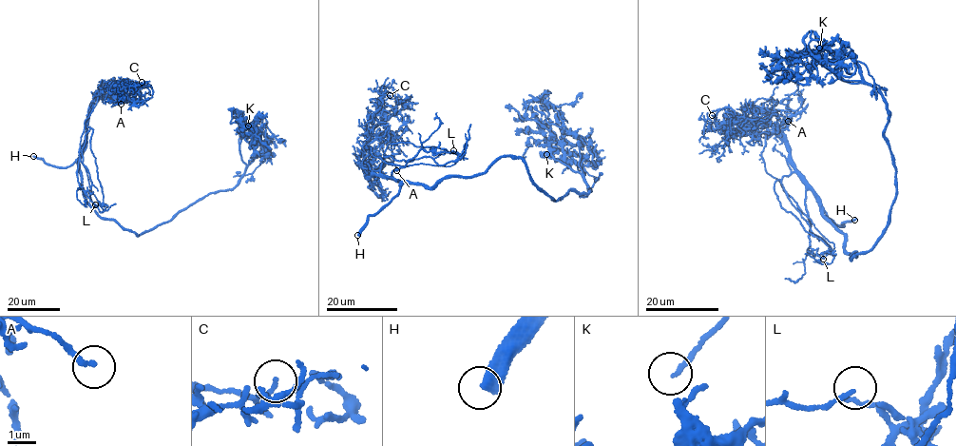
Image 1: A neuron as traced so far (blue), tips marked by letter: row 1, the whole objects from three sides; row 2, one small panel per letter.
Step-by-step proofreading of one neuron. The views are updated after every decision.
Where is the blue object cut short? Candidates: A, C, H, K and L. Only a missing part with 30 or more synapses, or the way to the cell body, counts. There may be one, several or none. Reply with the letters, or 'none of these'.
H, K

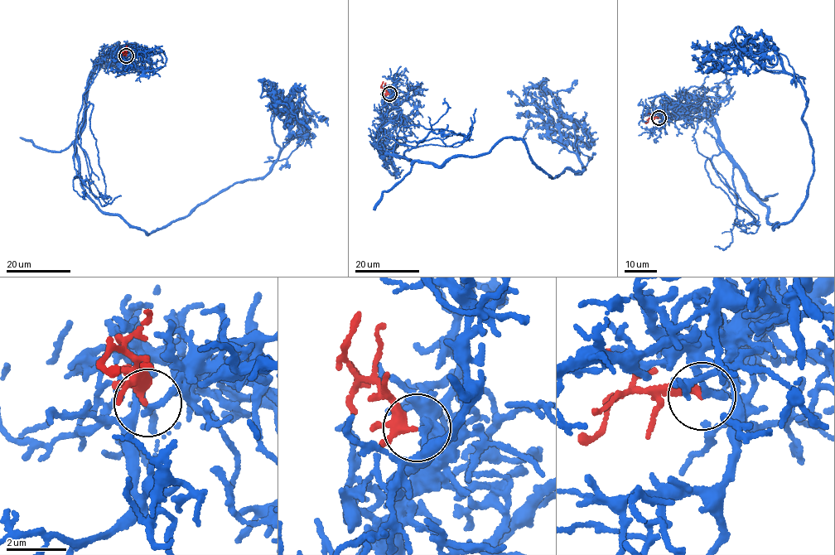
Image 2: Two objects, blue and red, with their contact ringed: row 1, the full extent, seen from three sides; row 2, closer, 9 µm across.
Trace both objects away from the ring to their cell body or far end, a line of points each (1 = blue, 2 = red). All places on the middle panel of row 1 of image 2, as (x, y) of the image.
1: (389, 94), (383, 156), (439, 166), (508, 137), (551, 178), (584, 169), (542, 115), (545, 93), (577, 79)
2: (389, 94), (383, 89), (383, 81)

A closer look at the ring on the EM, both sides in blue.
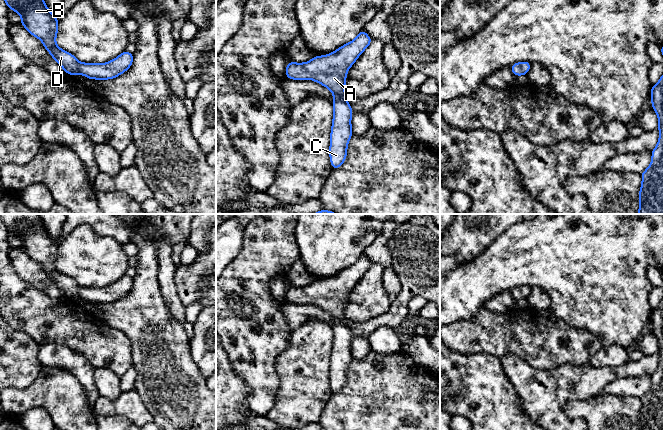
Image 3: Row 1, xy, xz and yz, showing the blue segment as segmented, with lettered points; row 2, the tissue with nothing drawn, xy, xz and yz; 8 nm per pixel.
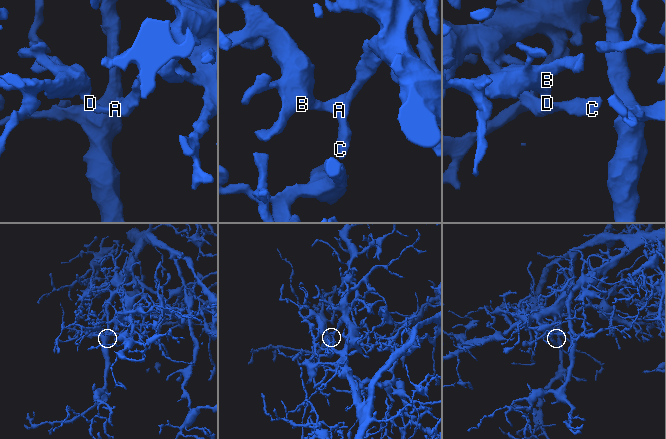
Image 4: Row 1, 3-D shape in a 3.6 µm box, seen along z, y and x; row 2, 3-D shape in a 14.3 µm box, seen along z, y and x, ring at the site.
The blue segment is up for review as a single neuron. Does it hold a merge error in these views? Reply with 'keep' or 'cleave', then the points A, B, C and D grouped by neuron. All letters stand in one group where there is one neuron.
keep; groups A B C D

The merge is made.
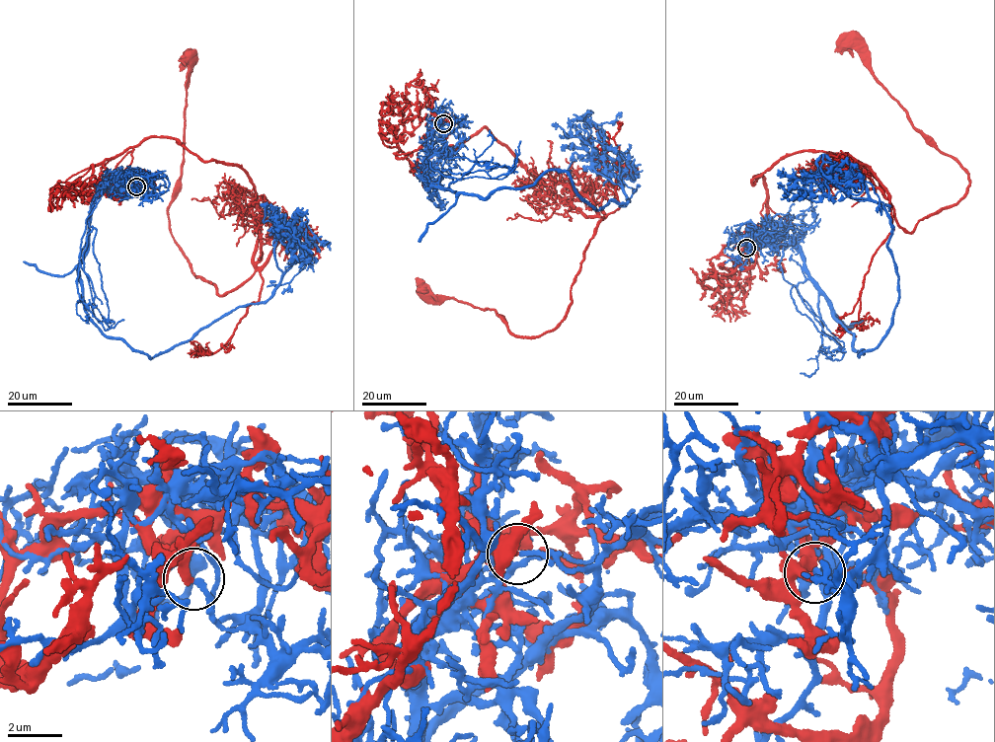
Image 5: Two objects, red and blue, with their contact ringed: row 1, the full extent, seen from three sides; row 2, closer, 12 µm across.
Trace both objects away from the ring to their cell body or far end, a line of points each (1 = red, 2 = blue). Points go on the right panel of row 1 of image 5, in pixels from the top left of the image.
1: (746, 248), (769, 212), (752, 183), (801, 151), (860, 163), (911, 232), (966, 192), (965, 168), (851, 39)
2: (746, 248), (756, 227), (793, 239), (859, 355), (878, 345), (899, 288), (885, 210), (835, 171), (800, 200)

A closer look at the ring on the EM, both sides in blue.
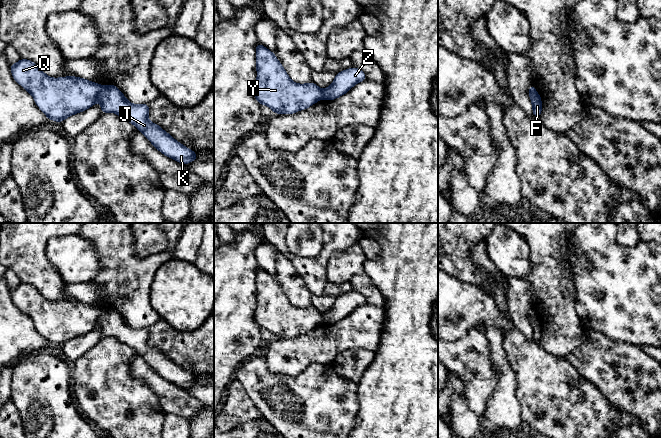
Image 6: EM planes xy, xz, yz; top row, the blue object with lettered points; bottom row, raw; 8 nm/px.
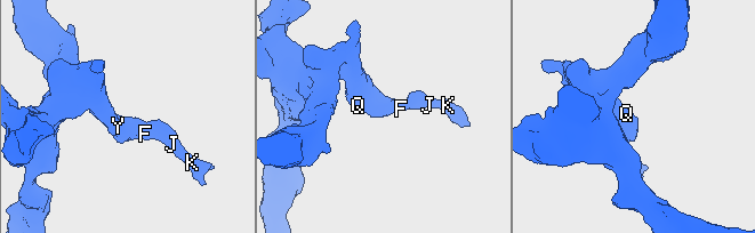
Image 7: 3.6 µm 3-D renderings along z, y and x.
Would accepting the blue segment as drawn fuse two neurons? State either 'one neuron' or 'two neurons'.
two neurons

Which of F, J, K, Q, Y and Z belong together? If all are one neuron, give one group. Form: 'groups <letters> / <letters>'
groups F J K Z / Q Y

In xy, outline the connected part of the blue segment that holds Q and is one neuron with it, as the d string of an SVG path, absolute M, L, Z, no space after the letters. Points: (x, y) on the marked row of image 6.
M27 59L10 64L10 68L13 79L32 95L49 121L62 122L92 107L102 88L80 77L51 78Z

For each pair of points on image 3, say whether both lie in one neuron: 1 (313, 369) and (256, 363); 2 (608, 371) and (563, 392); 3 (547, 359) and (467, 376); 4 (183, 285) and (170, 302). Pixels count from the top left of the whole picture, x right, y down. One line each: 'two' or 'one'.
1: two
2: one
3: two
4: two

